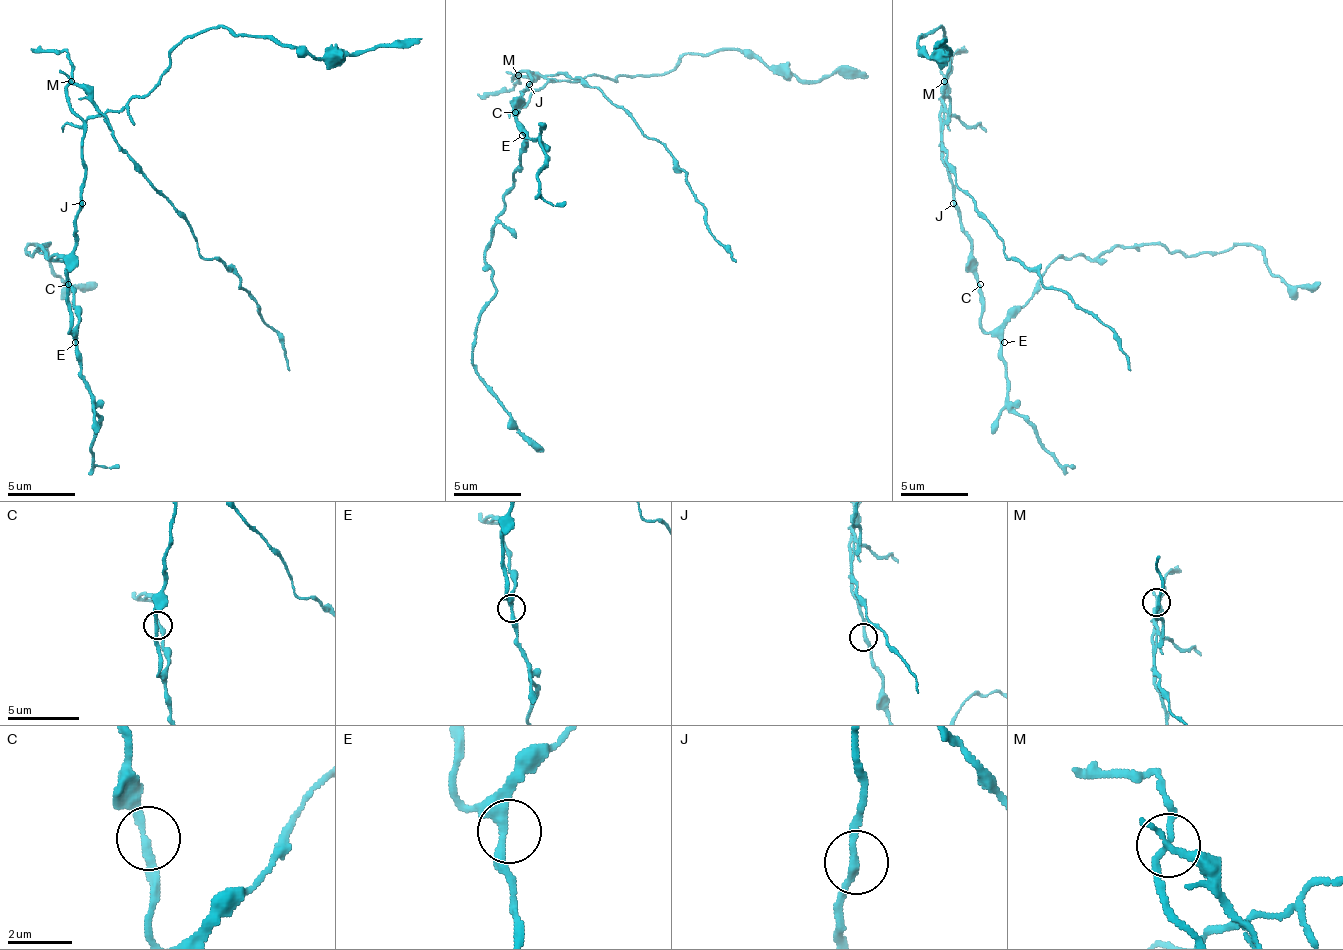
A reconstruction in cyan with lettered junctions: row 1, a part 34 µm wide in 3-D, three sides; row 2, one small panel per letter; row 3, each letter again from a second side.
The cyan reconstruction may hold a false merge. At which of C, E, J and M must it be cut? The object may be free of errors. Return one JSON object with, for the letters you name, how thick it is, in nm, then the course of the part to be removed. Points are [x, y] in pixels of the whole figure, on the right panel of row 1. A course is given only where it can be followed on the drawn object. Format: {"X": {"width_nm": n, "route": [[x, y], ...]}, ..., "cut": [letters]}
{"M": {"width_nm": 200, "route": [[943, 80], [943, 152], [956, 182], [990, 223], [1007, 257], [1092, 312], [1116, 335], [1130, 370]]}, "cut": ["M"]}

